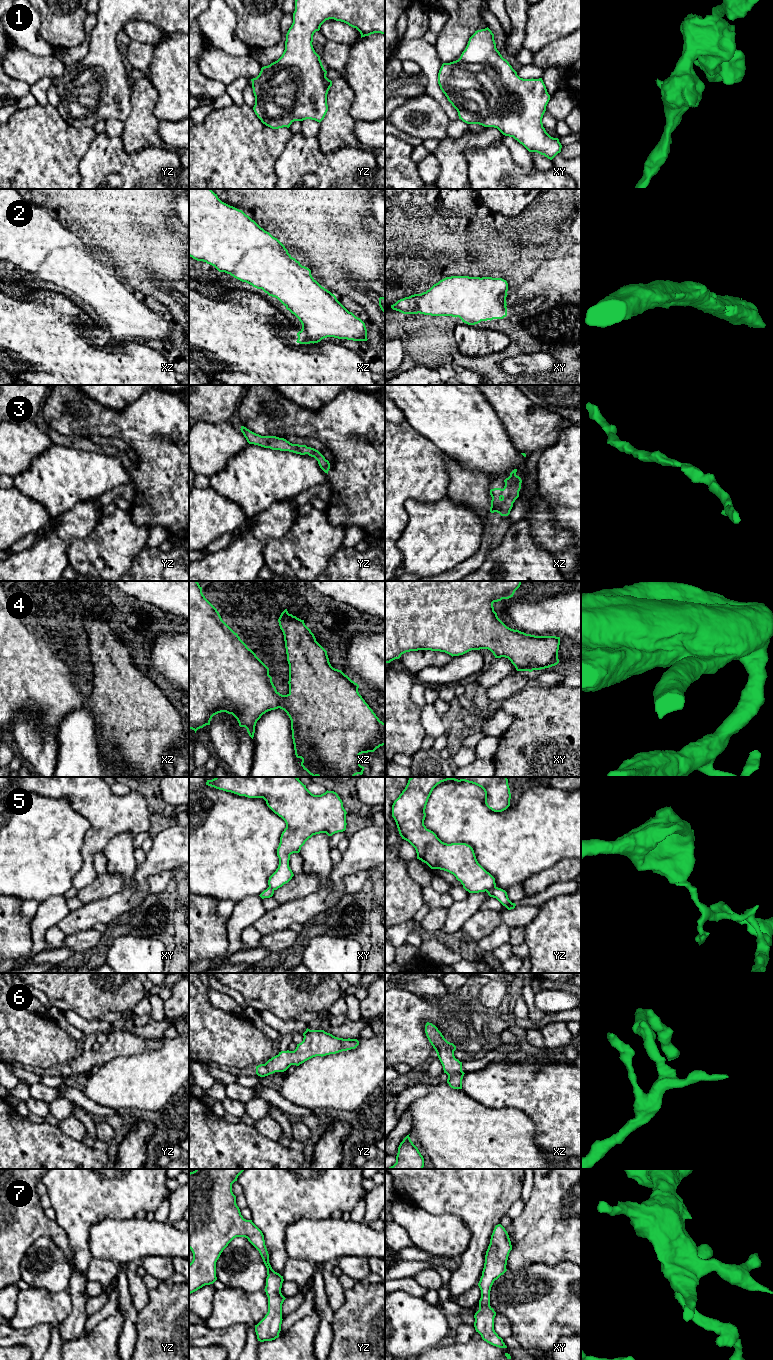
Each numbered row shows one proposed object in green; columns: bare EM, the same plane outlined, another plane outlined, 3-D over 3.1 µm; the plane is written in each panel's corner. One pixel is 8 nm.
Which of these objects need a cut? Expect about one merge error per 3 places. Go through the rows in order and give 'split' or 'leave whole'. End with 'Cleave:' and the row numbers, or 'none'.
1: leave whole
2: leave whole
3: leave whole
4: leave whole
5: split
6: leave whole
7: leave whole
Cleave: 5

